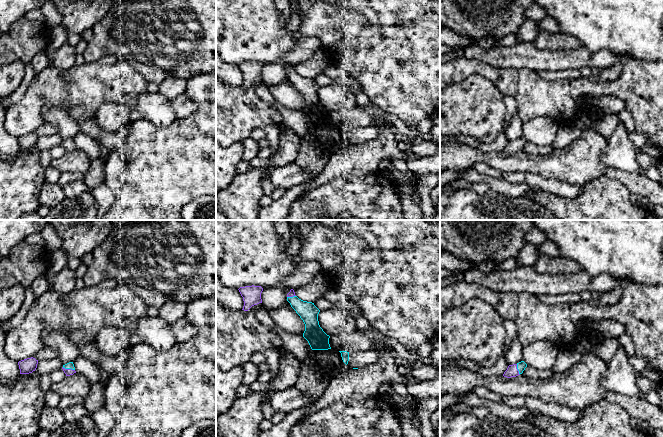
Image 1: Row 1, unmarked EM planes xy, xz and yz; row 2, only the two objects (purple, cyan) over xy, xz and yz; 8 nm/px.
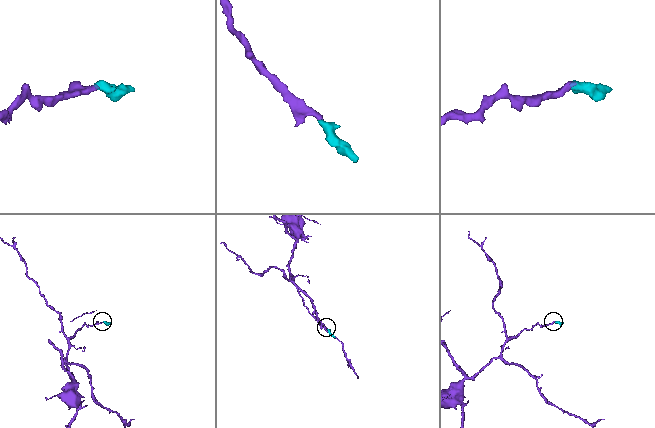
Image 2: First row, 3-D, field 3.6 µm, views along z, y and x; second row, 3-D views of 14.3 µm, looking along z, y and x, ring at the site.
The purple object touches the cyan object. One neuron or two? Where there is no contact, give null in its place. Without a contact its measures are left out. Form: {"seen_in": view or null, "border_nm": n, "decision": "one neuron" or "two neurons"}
{"seen_in": "xy", "border_nm": 110, "decision": "one neuron"}

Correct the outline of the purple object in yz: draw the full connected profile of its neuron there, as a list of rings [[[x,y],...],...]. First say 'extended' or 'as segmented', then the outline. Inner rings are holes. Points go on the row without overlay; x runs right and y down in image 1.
extended; [[[521,137],[517,140],[509,141],[503,152],[507,154],[516,153],[522,150],[526,143],[527,140],[524,137]]]

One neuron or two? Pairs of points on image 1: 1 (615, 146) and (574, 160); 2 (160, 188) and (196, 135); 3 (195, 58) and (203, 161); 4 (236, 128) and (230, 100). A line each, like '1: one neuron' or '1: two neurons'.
1: two neurons
2: one neuron
3: two neurons
4: one neuron

